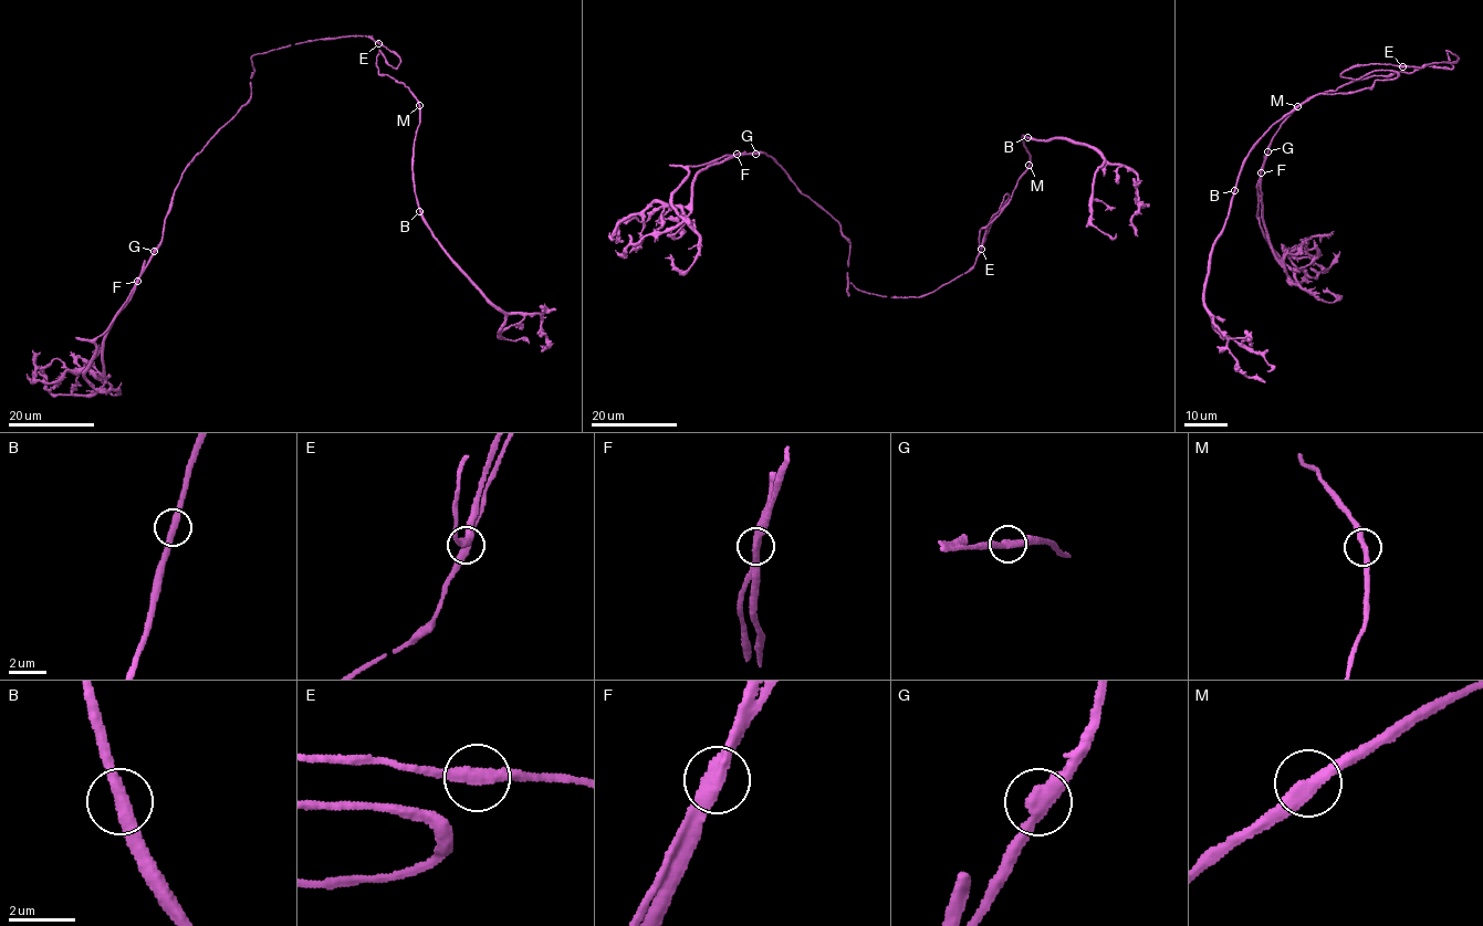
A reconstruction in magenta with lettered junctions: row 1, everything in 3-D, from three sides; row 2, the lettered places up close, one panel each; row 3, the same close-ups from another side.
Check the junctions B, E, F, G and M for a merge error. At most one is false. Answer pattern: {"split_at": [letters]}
{"split_at": ["F"]}

